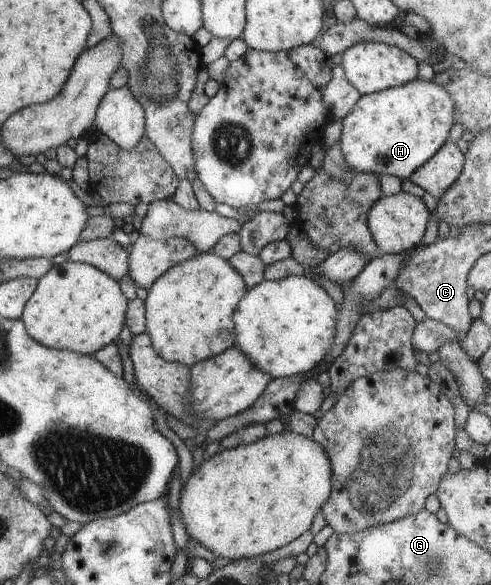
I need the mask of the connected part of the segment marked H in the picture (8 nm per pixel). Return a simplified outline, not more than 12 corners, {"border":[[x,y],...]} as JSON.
{"border":[[425,79],[363,95],[339,147],[355,173],[413,176],[455,103]]}

